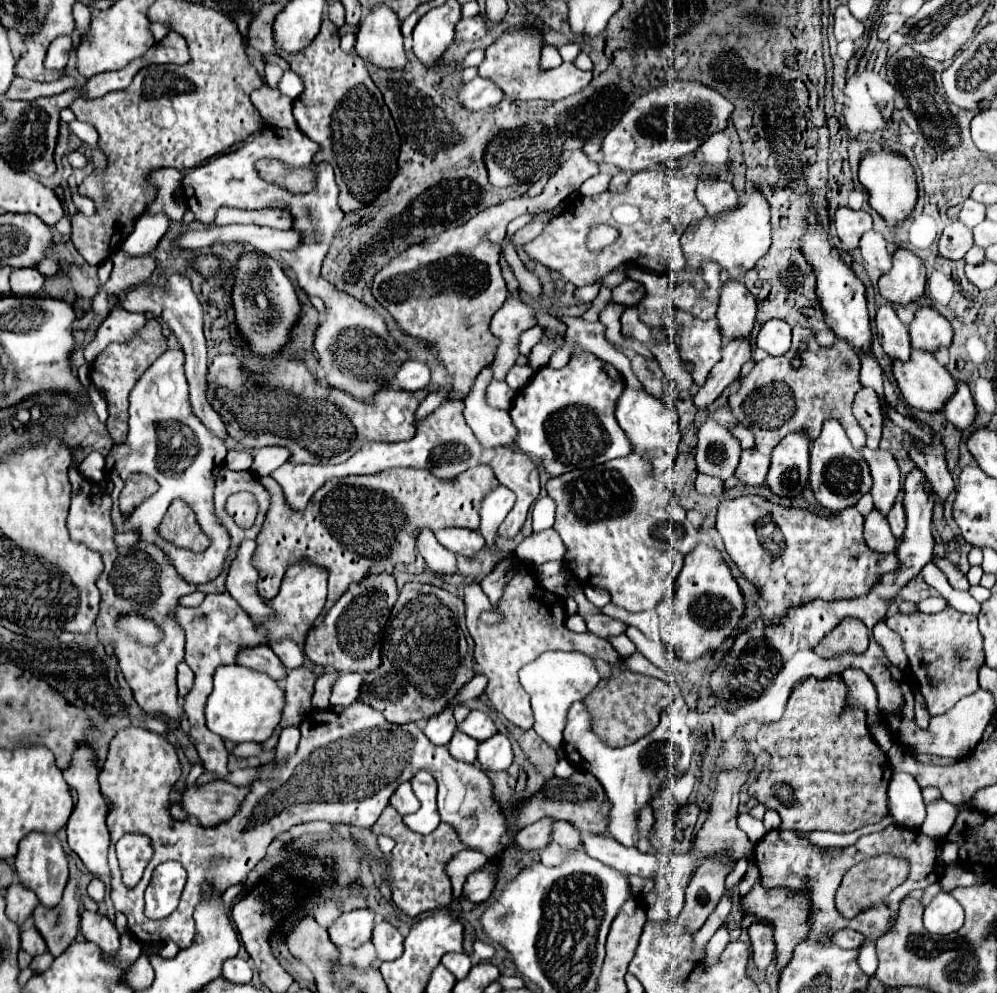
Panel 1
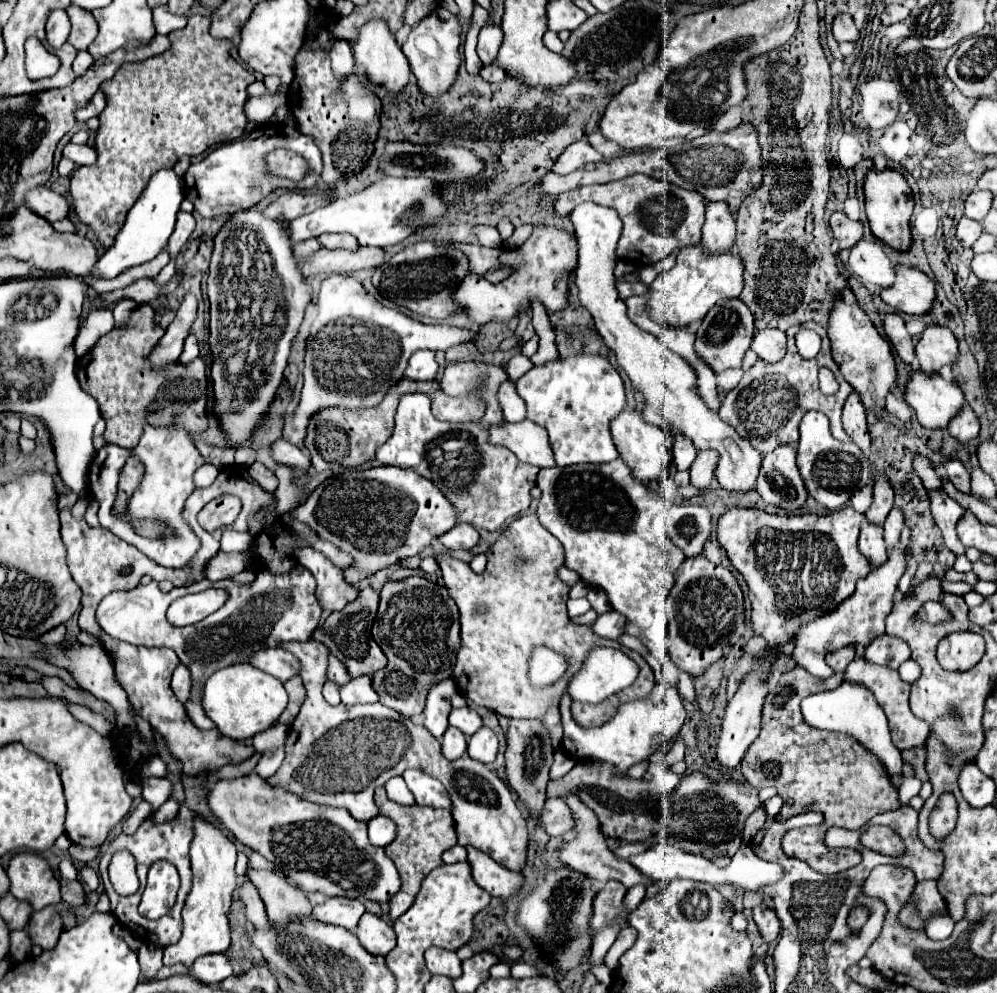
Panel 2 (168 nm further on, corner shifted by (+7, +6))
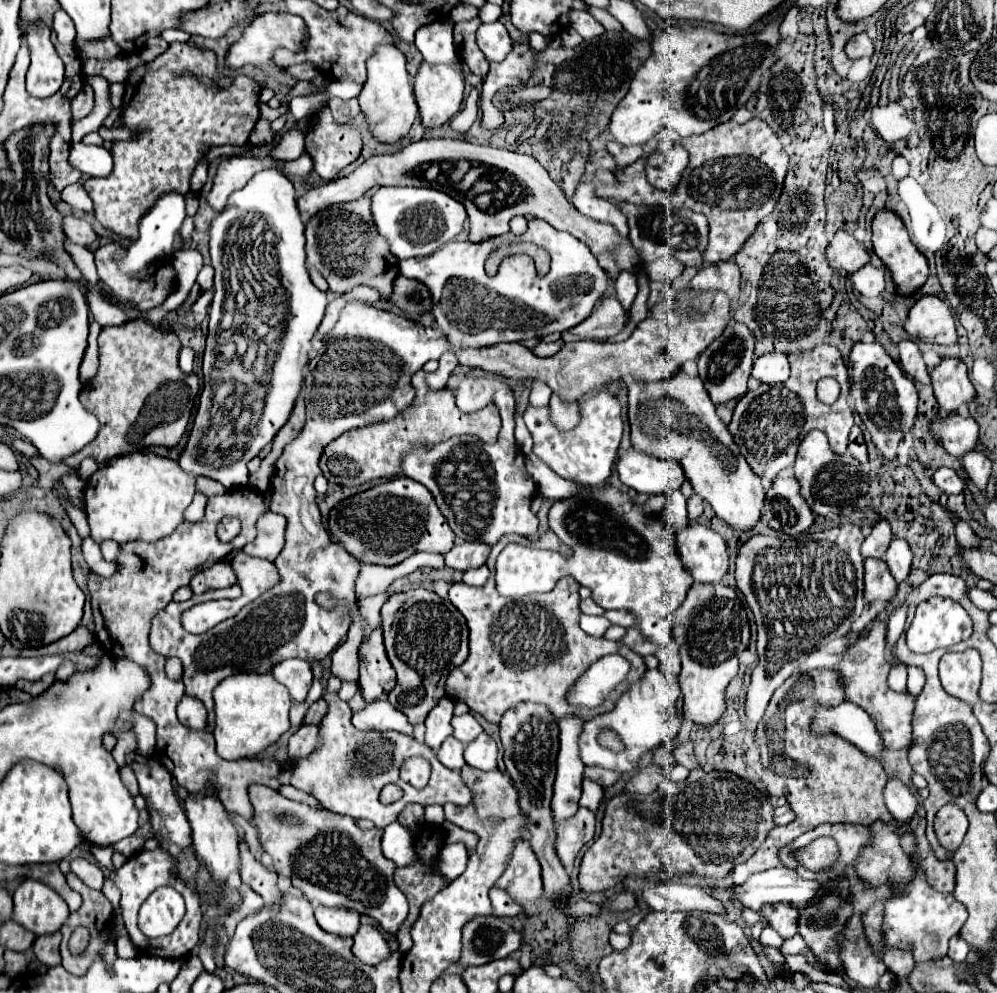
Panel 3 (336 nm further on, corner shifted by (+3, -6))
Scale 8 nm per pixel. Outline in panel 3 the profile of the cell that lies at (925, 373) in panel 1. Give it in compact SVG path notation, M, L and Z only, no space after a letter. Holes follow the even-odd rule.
M940 414L934 424L934 432L946 452L954 458L962 458L966 452L972 452L978 442L978 424L966 414Z

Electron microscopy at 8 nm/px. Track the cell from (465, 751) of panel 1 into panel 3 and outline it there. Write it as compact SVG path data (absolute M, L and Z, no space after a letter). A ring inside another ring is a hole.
M448 736L438 750L438 760L450 770L460 770L466 764L462 754L464 754L464 744L458 742L454 736Z

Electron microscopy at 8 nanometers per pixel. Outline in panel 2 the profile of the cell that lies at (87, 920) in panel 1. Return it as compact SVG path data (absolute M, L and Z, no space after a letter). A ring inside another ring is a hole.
M78 880L62 886L62 898L64 898L72 908L82 908L82 906L86 906L86 902L88 902L88 900L86 900L86 892L84 892L84 886L82 886Z

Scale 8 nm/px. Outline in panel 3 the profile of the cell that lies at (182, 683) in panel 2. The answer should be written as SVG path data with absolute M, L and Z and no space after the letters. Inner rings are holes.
M184 696L178 704L178 720L186 724L192 730L204 730L206 728L206 708L200 700L194 700L190 696Z

